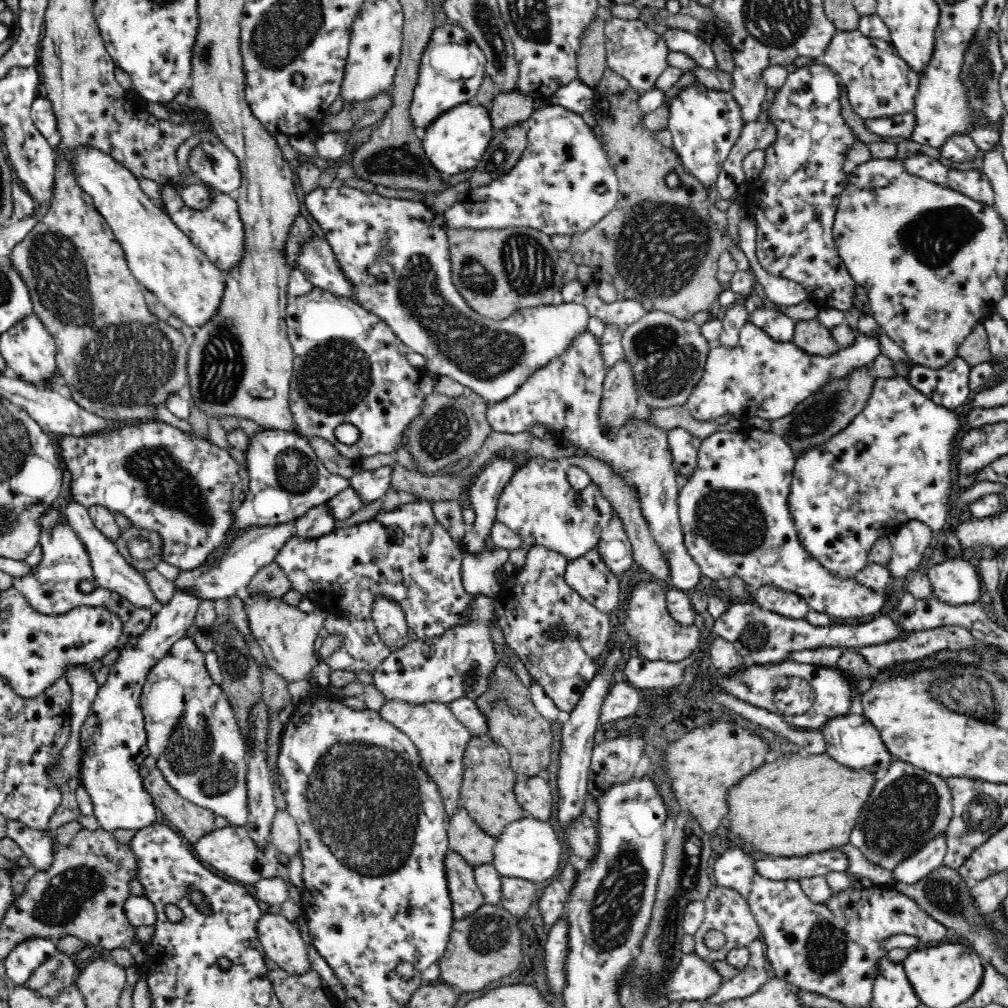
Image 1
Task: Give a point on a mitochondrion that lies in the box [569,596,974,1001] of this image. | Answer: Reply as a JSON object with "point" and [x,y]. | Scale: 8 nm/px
{"point":[903,814]}

